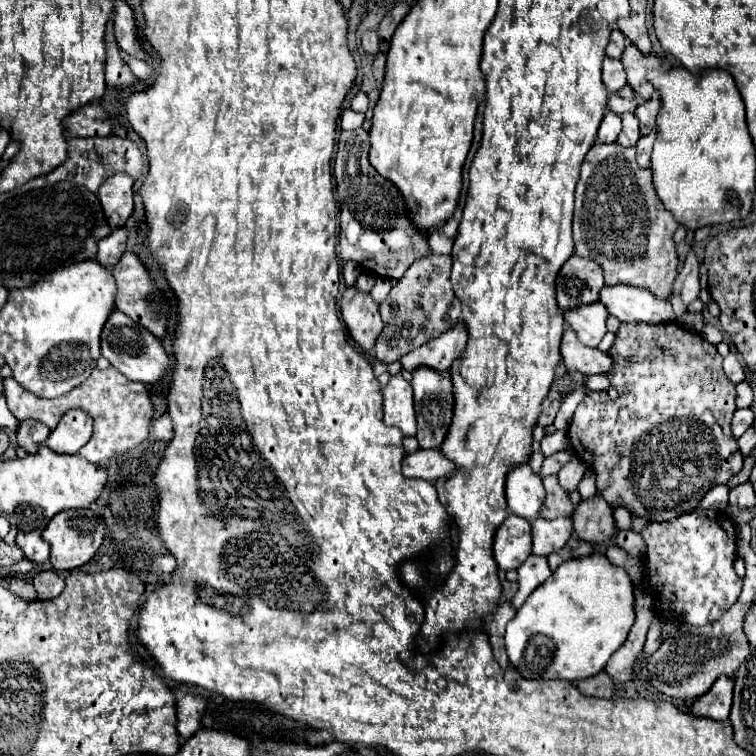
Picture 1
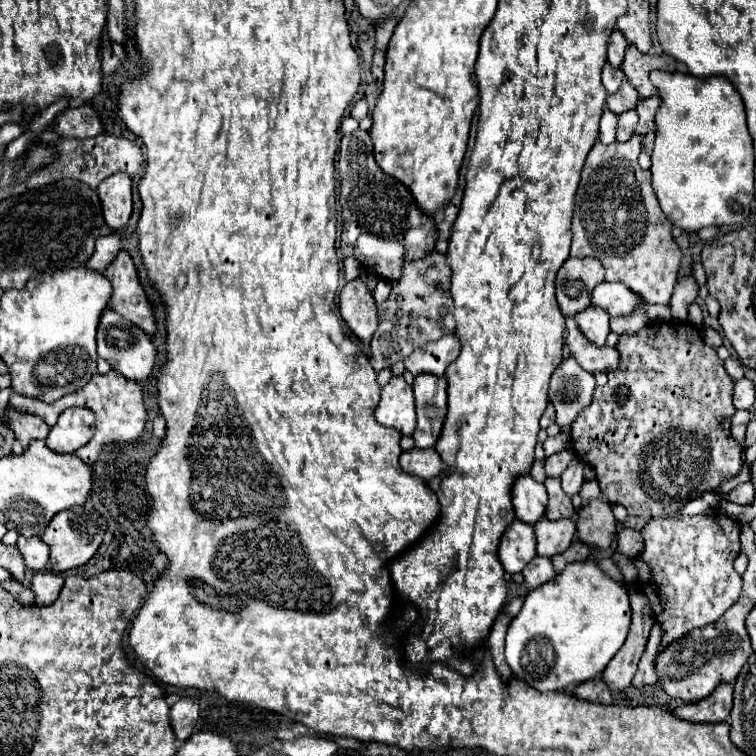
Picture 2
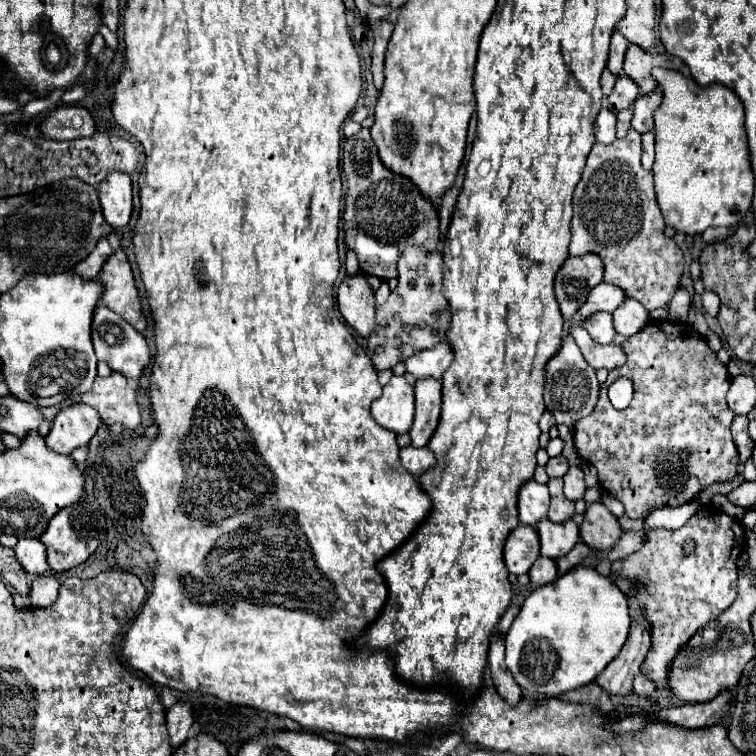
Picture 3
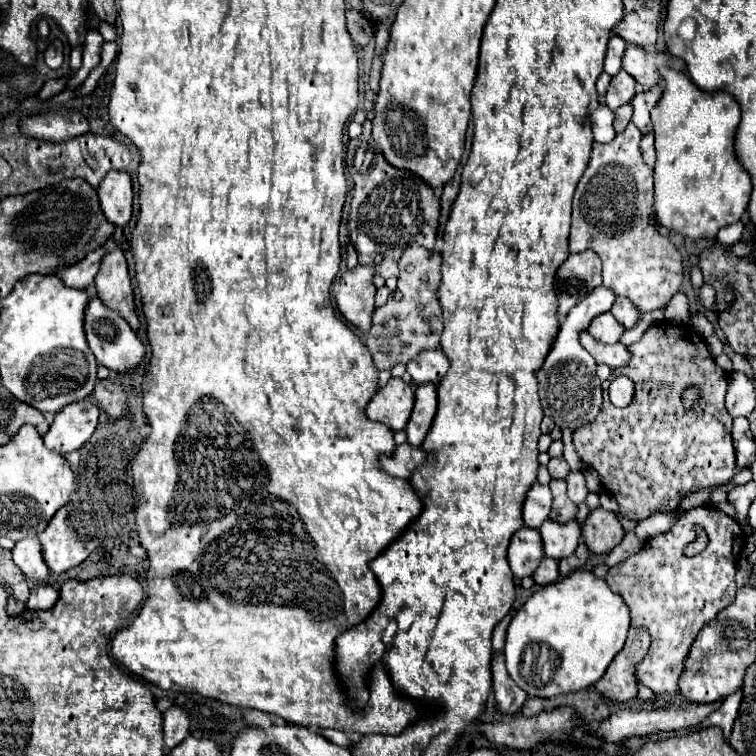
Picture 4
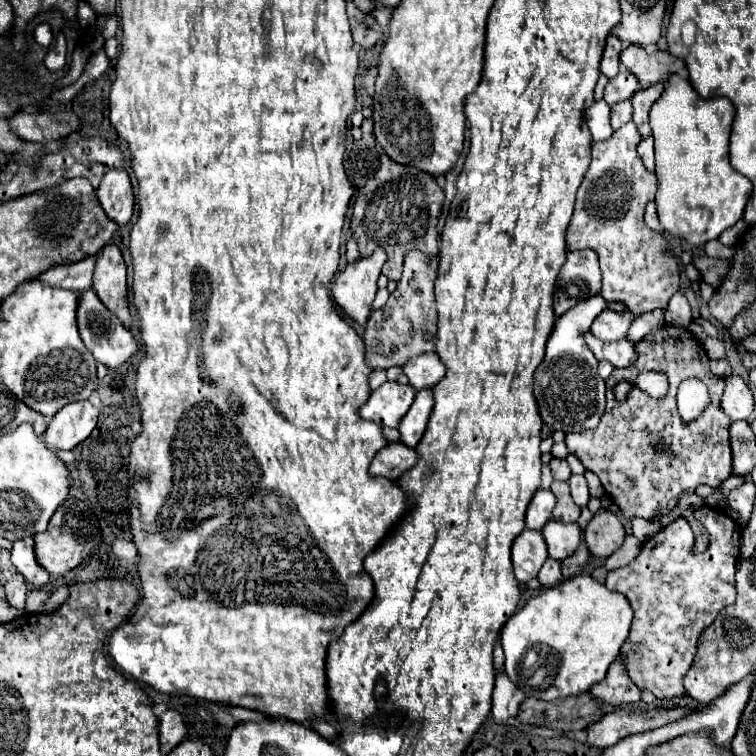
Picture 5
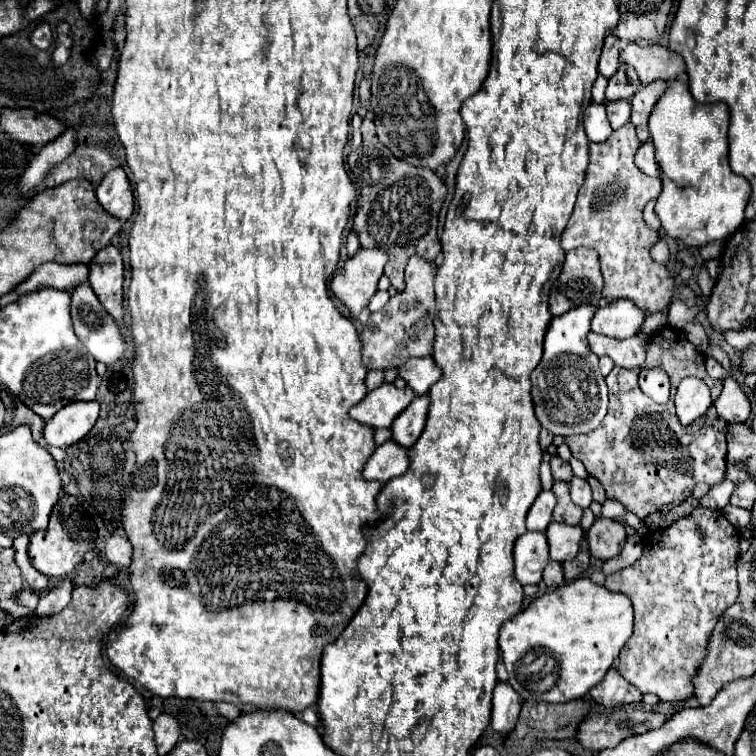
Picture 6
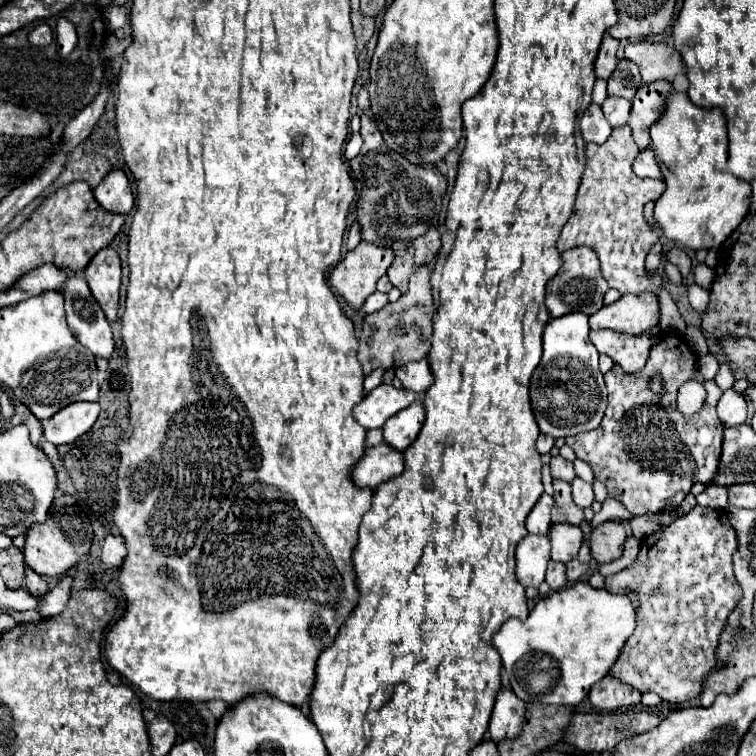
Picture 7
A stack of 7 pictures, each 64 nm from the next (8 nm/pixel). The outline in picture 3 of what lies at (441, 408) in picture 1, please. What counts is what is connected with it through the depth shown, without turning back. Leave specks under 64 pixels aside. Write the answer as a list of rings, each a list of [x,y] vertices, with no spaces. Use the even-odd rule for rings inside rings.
[[[422,378],[414,384],[416,420],[412,424],[412,446],[426,446],[436,432],[442,408],[442,382],[436,378]]]

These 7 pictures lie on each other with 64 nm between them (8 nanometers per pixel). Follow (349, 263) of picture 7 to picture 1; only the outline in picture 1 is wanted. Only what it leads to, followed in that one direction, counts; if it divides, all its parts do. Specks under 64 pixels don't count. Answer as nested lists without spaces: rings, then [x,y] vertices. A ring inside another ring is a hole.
[[[348,288],[342,296],[340,310],[352,340],[364,352],[370,352],[384,328],[378,304],[370,298],[370,294],[362,294],[356,288]]]

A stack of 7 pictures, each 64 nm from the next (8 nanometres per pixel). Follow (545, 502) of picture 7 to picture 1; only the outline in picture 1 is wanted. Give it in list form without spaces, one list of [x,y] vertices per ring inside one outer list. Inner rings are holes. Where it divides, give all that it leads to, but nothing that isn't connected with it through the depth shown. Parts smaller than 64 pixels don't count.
[[[518,464],[506,474],[506,502],[512,514],[526,520],[538,516],[540,506],[544,504],[544,486],[542,478],[532,472],[528,464]]]

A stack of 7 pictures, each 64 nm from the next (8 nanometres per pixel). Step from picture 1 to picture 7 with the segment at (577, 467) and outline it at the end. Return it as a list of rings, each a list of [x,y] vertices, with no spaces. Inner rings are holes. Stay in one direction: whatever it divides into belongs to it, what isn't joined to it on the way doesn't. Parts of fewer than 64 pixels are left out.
[[[574,478],[572,480],[572,498],[580,508],[588,508],[594,502],[594,492],[592,492],[592,484]]]

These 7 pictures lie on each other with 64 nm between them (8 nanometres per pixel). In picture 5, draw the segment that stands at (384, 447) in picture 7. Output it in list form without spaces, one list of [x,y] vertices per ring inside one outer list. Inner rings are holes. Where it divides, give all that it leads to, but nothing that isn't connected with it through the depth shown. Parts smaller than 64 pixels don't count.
[[[390,444],[376,454],[376,458],[370,464],[370,472],[376,476],[398,480],[406,470],[410,470],[416,464],[418,458],[418,452],[406,444]]]

